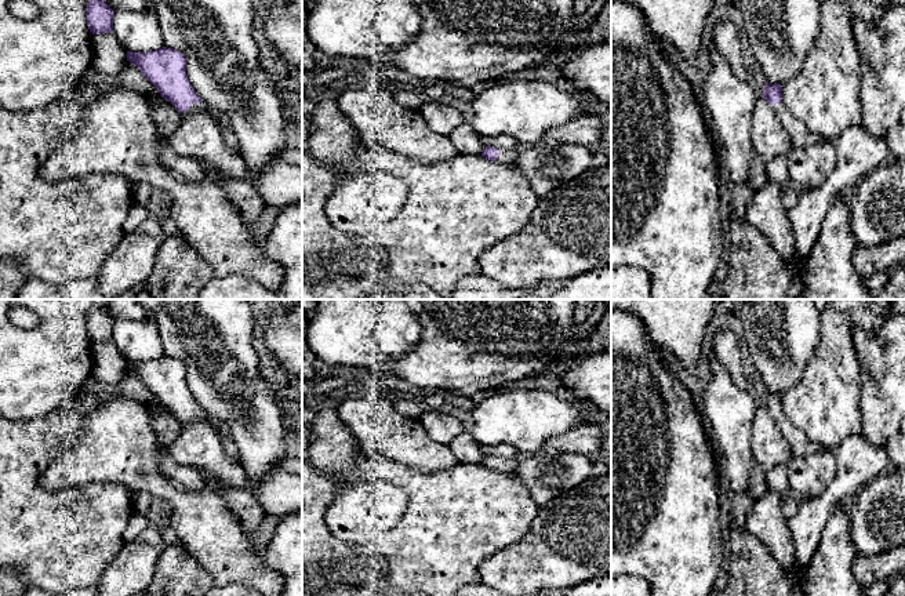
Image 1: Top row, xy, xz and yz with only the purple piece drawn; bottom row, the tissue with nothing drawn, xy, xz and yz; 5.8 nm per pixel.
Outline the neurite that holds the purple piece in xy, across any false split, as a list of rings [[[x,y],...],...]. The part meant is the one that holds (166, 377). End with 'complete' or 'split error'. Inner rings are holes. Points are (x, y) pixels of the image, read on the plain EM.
[[[167,356],[149,361],[127,360],[127,370],[135,374],[181,424],[192,419],[211,421],[186,385],[186,367],[182,361]]] | split error

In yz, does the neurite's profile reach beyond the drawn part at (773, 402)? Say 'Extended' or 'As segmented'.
Extended

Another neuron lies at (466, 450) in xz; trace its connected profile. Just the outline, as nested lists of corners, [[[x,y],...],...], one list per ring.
[[[469,428],[448,443],[448,447],[455,455],[458,464],[479,465],[486,457],[480,448],[480,444],[472,436]]]

